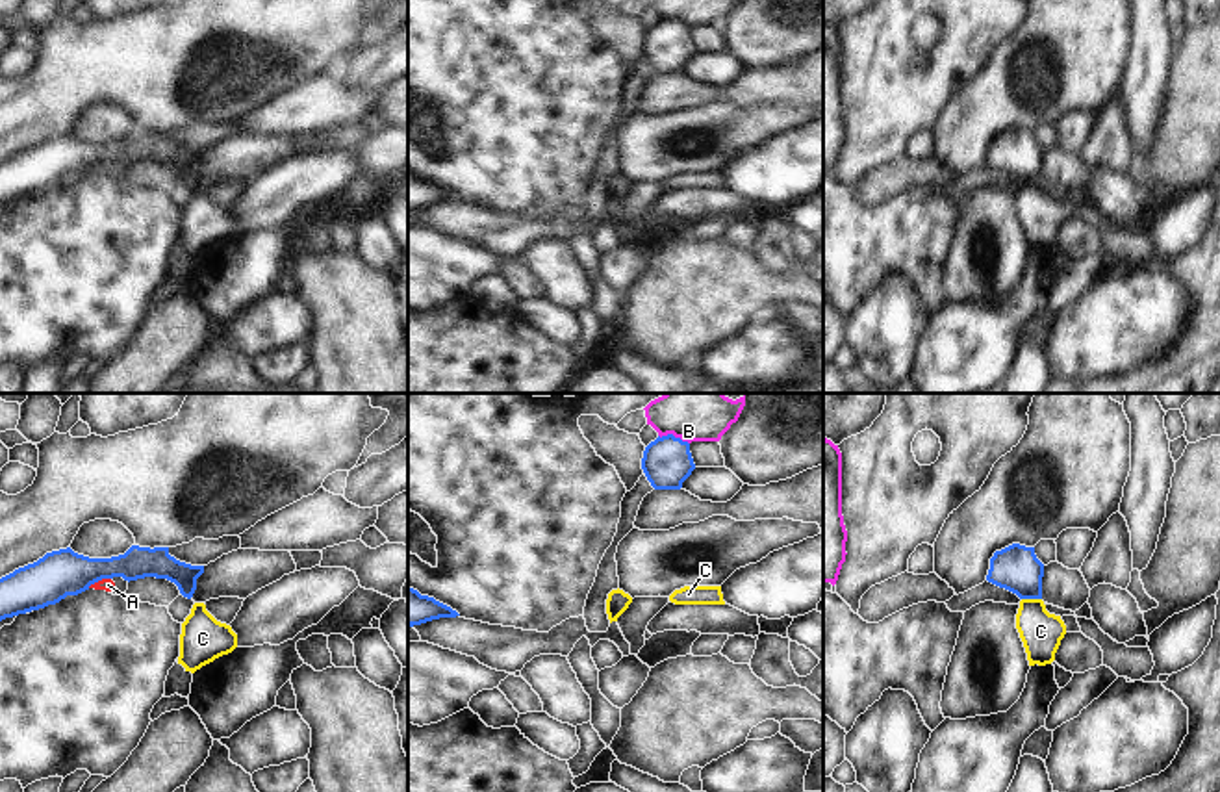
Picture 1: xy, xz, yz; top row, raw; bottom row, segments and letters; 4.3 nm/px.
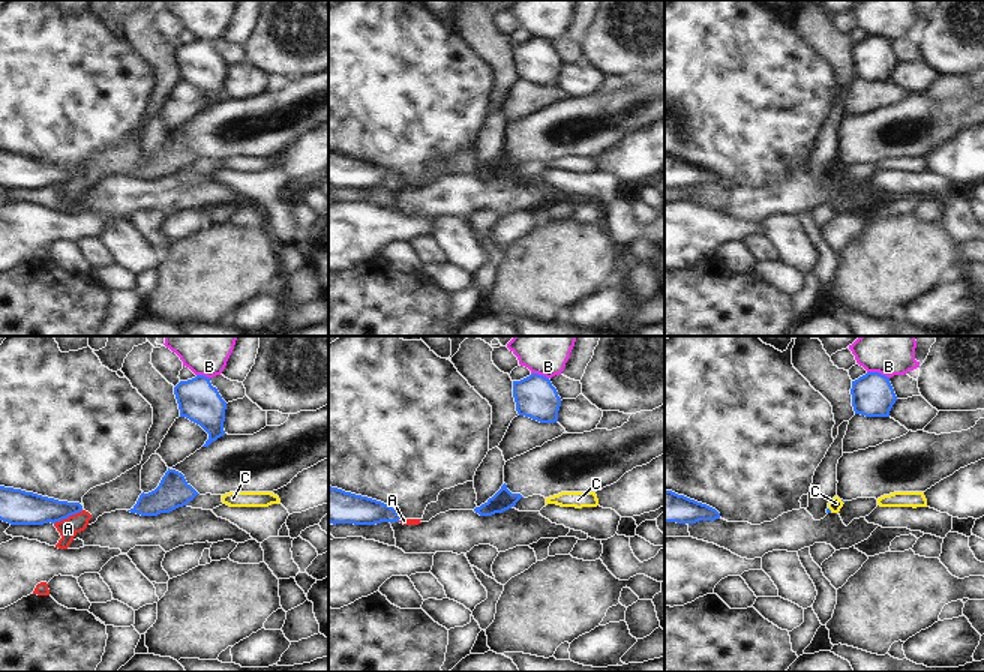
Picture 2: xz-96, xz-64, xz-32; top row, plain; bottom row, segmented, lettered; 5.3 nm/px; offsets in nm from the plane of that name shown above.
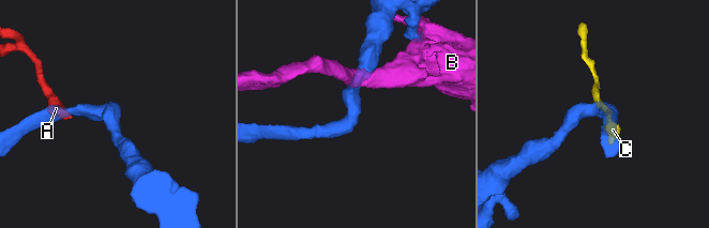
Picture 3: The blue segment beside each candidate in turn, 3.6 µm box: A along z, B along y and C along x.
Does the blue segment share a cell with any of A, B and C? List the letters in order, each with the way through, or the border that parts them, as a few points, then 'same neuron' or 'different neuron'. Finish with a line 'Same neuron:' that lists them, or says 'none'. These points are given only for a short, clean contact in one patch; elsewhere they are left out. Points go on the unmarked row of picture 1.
A: border xy (110, 162), (102, 162), (88, 171); different neuron
B: different neuron
C: different neuron
Same neuron: none

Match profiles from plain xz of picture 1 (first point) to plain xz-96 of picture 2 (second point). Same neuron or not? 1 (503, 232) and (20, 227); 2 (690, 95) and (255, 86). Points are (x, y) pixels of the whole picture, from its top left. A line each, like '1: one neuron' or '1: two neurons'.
1: two neurons
2: two neurons

